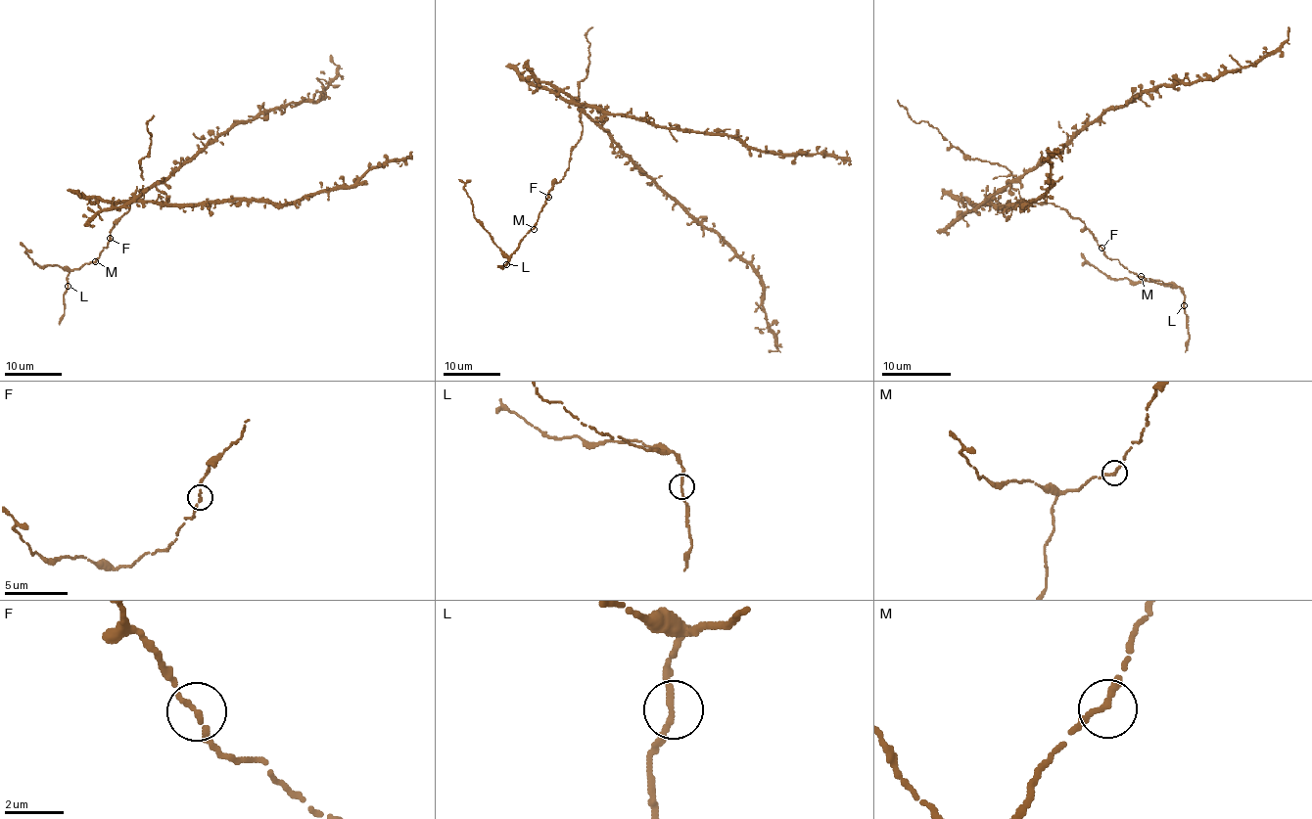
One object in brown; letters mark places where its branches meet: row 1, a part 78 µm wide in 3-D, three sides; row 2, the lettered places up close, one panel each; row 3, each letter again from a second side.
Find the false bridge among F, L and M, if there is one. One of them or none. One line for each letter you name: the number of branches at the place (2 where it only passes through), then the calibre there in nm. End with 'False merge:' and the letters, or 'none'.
False merge: none

